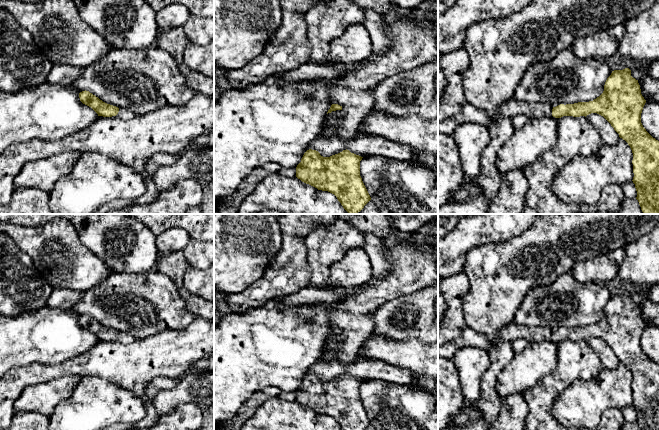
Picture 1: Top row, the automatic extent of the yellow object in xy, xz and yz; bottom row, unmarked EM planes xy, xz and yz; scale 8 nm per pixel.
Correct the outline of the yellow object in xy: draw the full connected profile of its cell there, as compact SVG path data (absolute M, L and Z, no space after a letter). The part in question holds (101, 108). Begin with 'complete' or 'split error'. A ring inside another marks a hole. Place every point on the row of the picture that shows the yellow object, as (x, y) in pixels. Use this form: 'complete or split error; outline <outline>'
split error; outline M86 90L79 93L79 98L83 104L91 107L98 116L112 117L118 114L119 118L123 120L130 120L136 116L133 111L107 104Z

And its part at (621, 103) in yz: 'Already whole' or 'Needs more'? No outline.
Needs more

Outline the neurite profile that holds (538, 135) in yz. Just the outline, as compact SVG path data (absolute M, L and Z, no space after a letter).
M553 116L528 117L526 124L516 130L499 150L496 169L506 175L534 163L543 153L556 145L557 122L558 118Z

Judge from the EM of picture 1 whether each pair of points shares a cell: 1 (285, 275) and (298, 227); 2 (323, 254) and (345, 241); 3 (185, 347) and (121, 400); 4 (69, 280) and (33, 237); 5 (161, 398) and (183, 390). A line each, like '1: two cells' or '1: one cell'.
1: one cell
2: one cell
3: two cells
4: one cell
5: one cell

